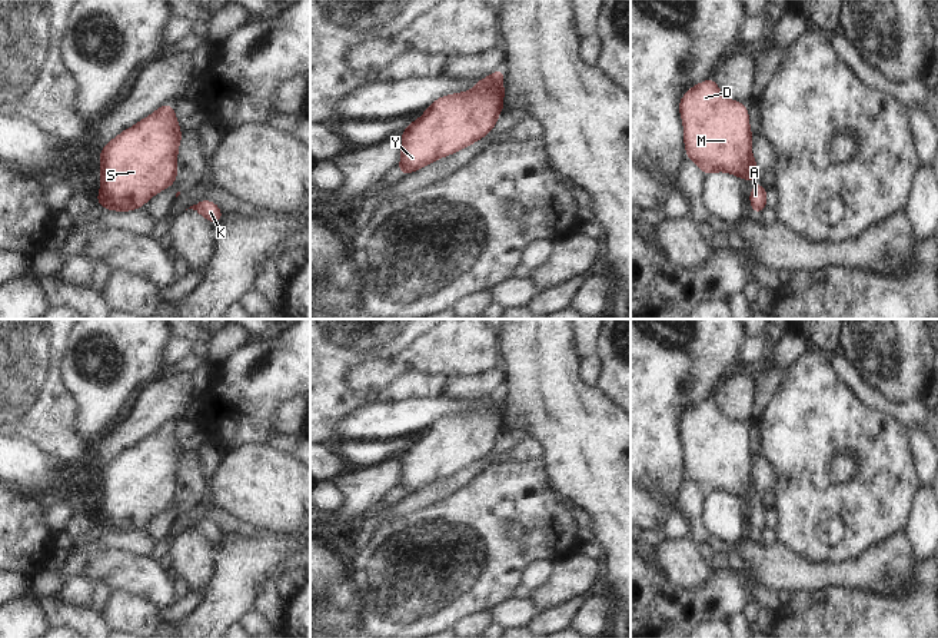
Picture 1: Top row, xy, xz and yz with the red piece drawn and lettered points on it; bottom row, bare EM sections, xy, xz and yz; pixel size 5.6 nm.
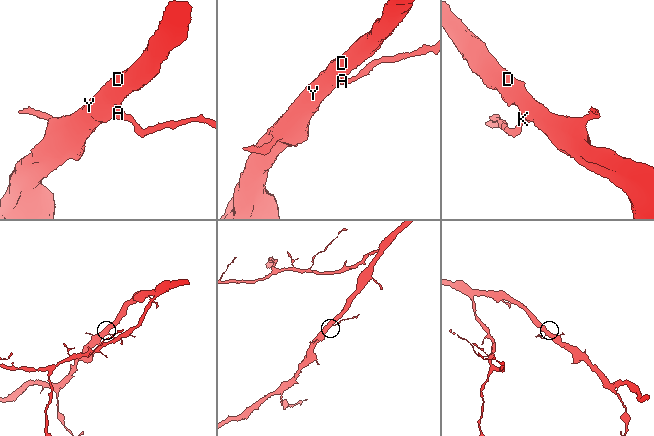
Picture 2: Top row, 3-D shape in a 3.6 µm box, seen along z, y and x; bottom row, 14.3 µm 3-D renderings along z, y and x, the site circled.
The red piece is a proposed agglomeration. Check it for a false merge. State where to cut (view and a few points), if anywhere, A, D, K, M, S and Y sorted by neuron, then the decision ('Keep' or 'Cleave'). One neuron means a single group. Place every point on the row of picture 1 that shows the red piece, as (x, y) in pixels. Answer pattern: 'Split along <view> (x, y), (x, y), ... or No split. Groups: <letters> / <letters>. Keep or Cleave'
Split along yz (752, 158), (751, 168), (744, 178). Groups: A K / D M S Y. Cleave

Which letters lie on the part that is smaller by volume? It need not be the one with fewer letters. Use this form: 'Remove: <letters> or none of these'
Remove: A, K

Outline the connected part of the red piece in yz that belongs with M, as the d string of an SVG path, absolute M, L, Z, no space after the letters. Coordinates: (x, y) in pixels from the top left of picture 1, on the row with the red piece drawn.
M714 77L692 86L679 100L679 114L683 122L685 152L705 176L714 172L728 172L745 179L751 170L752 132L749 129L748 106L725 97Z

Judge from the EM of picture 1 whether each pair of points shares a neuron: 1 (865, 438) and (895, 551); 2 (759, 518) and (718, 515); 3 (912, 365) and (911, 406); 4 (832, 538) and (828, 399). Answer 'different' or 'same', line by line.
1: different
2: different
3: different
4: same

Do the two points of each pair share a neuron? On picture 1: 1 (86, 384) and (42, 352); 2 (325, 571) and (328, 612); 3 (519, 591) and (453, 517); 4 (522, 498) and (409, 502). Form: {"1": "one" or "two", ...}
{"1": "two", "2": "one", "3": "two", "4": "two"}

